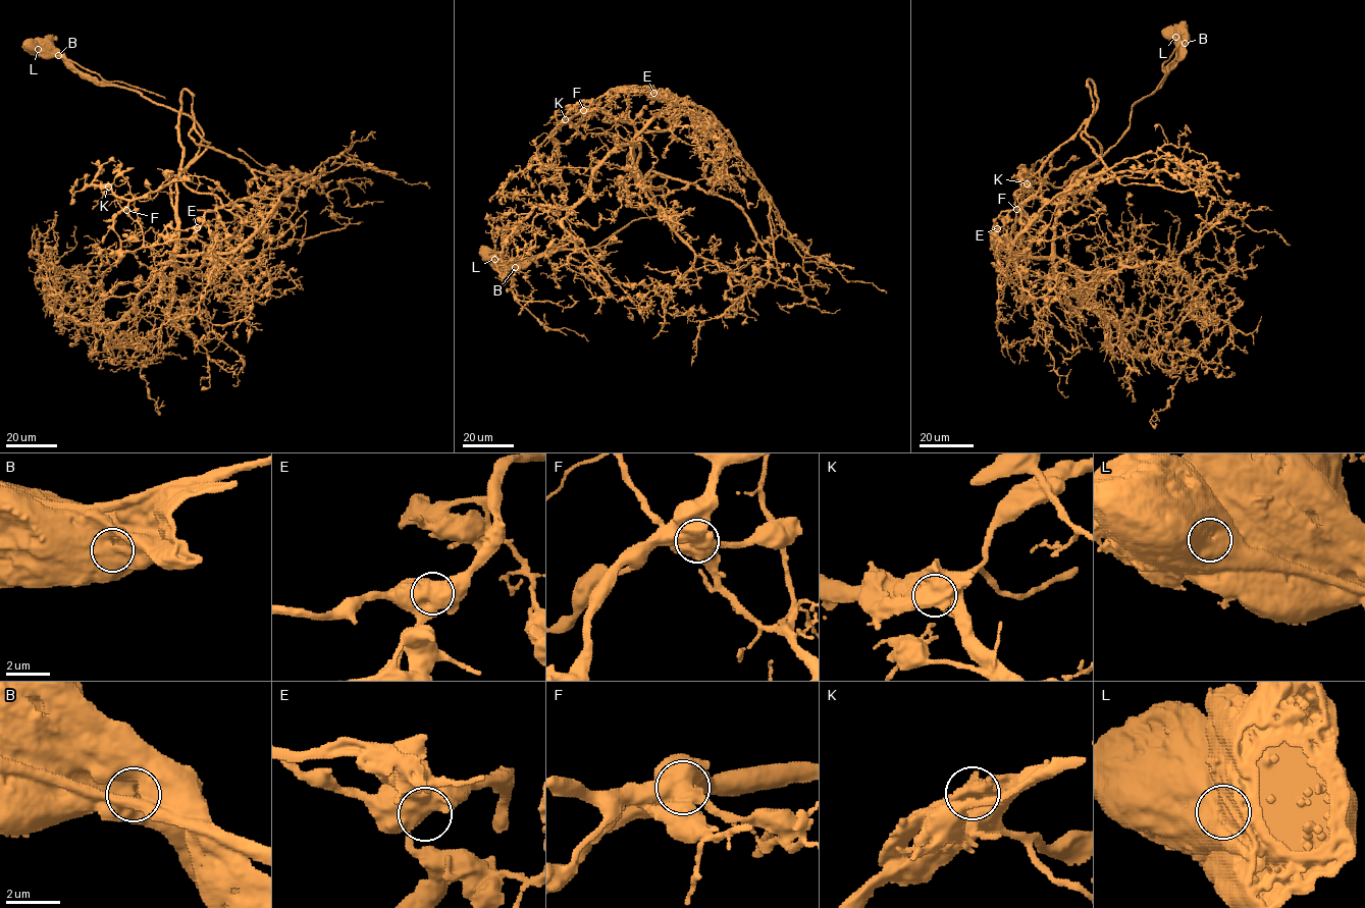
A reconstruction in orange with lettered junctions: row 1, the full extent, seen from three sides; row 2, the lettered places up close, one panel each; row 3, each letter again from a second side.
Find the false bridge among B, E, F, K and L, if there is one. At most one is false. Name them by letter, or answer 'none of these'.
L

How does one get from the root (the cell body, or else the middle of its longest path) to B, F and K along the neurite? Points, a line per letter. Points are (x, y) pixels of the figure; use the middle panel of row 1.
B: (485, 253), (487, 258), (503, 259), (515, 267)
F: (485, 253), (522, 262), (594, 247), (660, 214), (648, 189), (667, 179), (637, 185), (635, 128), (583, 110)
K: (485, 253), (594, 247), (660, 214), (648, 189), (667, 179), (637, 185), (632, 124), (598, 109), (565, 119)

